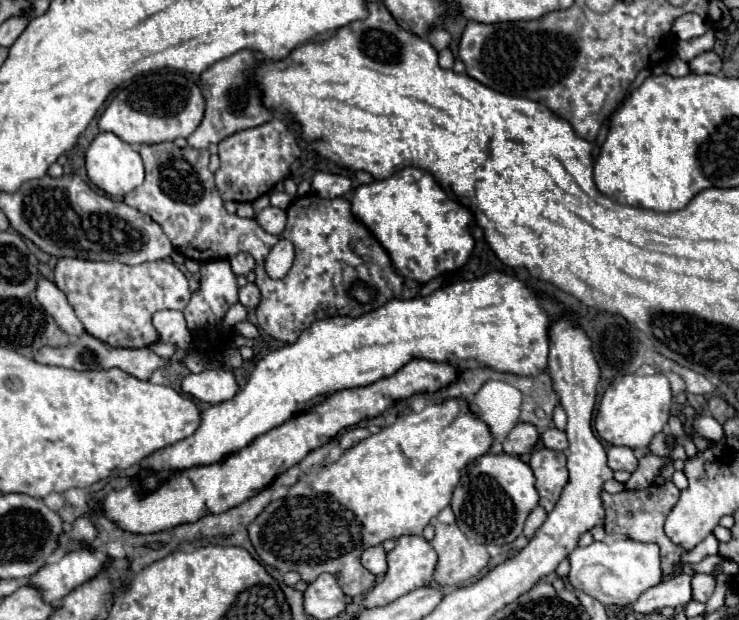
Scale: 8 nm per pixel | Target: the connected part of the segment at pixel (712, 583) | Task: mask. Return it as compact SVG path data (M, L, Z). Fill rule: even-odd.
M708 572L708 574L696 574L692 578L692 598L698 602L706 602L710 598L710 594L716 588L716 574Z

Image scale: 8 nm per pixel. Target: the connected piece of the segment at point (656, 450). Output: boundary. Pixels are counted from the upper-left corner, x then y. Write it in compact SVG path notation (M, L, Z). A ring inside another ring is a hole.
M661 432L655 435L648 447L648 450L652 454L658 456L669 456L670 451L668 450L665 442L665 434Z

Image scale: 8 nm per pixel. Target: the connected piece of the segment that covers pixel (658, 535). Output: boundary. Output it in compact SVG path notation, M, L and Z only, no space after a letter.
M648 486L646 490L624 490L618 494L608 494L602 492L602 504L606 510L606 532L608 534L624 534L632 540L638 542L656 542L660 546L660 556L662 556L662 570L666 576L674 574L674 564L680 560L680 556L686 552L680 544L674 544L666 532L664 532L664 522L678 502L680 490L664 490L660 486Z

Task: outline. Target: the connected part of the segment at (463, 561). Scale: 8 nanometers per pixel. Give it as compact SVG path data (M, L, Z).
M436 522L432 548L438 554L434 580L444 588L454 588L468 582L486 568L490 556L484 544L472 544L456 524Z

